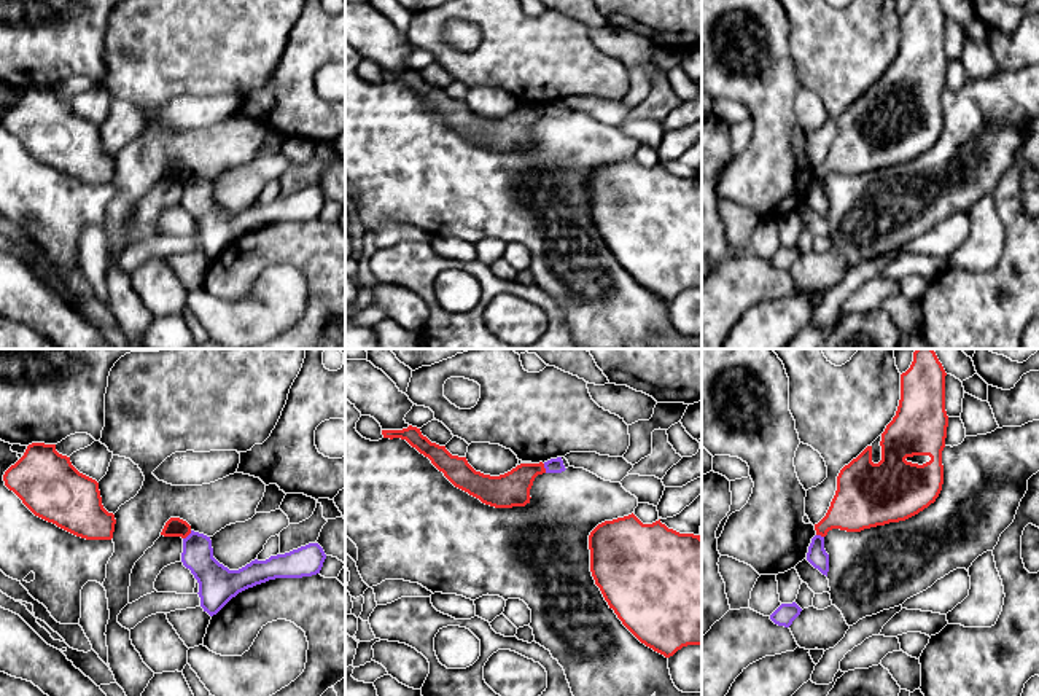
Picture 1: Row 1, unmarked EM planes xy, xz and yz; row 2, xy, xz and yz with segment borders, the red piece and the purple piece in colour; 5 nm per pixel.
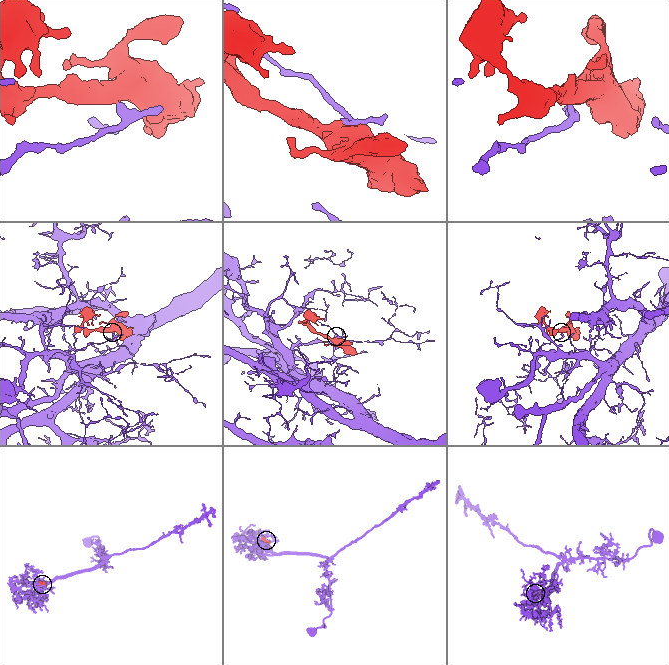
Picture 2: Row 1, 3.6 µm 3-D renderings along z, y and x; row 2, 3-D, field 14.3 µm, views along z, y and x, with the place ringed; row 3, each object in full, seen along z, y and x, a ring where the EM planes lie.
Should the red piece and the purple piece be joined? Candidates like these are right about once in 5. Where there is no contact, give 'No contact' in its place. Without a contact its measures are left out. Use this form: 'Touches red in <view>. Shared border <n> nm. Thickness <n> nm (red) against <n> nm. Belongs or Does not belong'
Touches red in xy. Shared border 60 nm. Thickness 100 nm (red) against 160 nm. Does not belong

